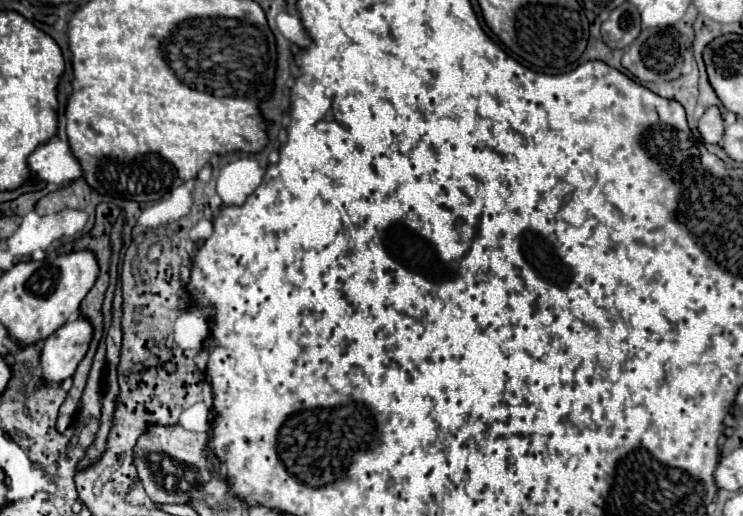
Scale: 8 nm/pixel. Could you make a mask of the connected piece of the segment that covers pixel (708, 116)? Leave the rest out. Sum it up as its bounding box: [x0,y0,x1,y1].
[698,106,724,144]

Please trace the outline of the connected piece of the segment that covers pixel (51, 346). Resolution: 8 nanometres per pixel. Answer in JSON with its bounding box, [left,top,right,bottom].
[40,318,92,384]

